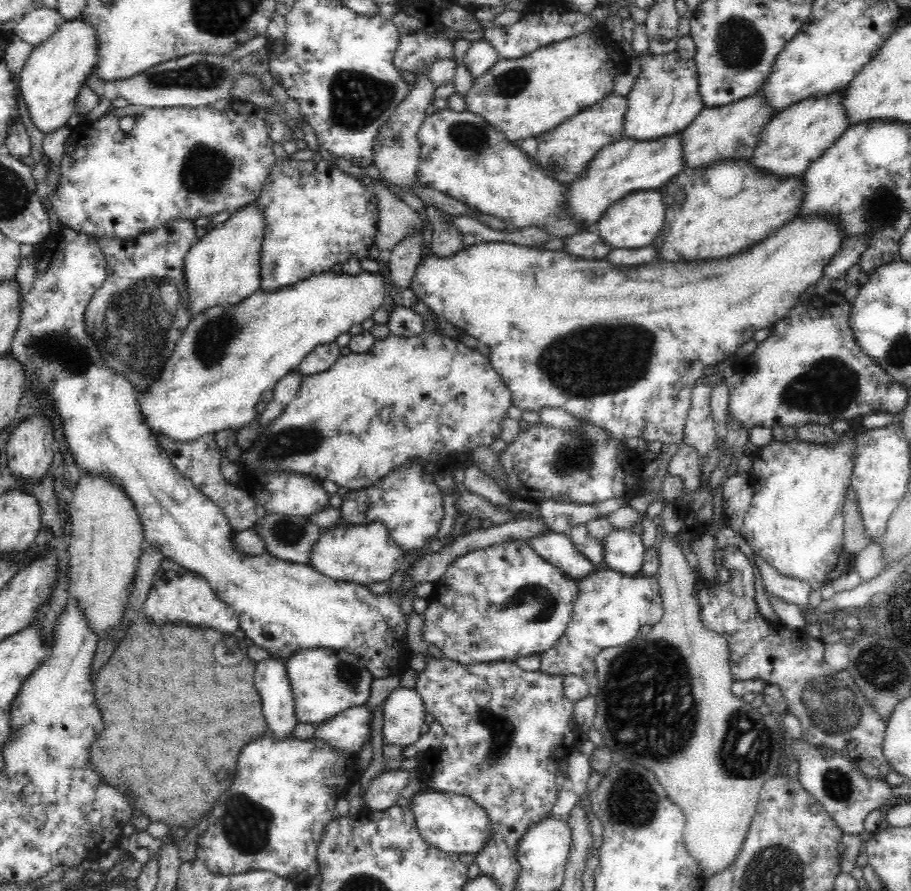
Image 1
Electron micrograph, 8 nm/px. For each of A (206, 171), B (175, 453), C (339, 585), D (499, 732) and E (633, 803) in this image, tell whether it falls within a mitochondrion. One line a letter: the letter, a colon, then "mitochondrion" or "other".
A: mitochondrion
B: other
C: other
D: mitochondrion
E: mitochondrion

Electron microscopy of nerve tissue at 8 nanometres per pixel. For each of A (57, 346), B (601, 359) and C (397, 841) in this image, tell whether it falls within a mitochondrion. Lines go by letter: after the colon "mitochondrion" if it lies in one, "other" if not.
A: mitochondrion
B: mitochondrion
C: other

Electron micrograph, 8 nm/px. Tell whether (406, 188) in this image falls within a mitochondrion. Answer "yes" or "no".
no

